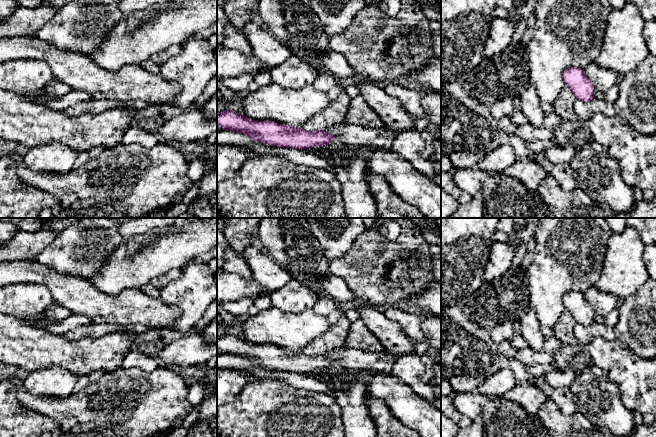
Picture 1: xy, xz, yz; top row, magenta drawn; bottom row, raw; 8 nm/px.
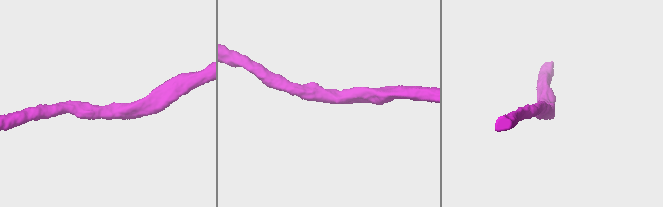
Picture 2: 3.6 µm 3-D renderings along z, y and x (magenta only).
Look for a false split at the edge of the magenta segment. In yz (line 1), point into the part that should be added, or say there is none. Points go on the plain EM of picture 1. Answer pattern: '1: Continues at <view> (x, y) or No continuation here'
1: No continuation here

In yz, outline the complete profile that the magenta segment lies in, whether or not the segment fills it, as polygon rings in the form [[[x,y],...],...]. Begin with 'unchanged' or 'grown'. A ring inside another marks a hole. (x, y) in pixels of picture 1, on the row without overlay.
unchanged; [[[571,291],[563,296],[563,305],[574,321],[585,327],[594,322],[593,309],[588,303],[584,293]]]

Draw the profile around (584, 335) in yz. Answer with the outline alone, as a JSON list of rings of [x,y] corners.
[[[593,322],[590,326],[585,327],[576,323],[573,328],[576,339],[584,346],[584,348],[591,342],[594,337],[602,337],[607,340],[615,340],[614,327],[610,327],[605,323]]]

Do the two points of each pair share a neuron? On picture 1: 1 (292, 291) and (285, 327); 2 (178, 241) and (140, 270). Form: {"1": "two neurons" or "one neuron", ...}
{"1": "two neurons", "2": "one neuron"}

